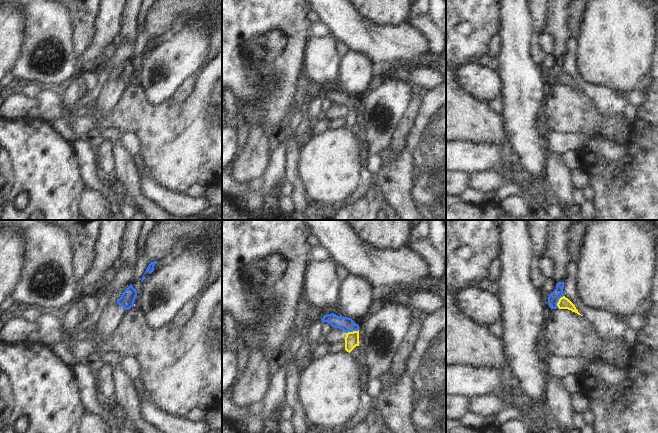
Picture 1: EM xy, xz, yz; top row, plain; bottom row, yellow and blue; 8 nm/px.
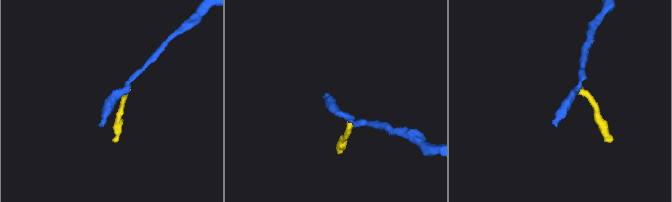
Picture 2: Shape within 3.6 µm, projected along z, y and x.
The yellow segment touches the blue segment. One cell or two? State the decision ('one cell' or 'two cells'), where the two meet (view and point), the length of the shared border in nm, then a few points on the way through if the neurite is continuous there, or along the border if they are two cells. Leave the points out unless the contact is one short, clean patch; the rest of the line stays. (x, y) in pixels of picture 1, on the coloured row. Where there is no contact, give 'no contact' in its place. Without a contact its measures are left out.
two cells; meets yellow in yz at (558, 301); contact 120 nm long; border along yz (563, 295), (559, 299), (557, 307)

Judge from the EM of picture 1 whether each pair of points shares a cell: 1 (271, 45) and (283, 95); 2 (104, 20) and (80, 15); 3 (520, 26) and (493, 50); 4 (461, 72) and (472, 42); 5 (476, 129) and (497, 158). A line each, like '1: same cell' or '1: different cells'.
1: same cell
2: different cells
3: different cells
4: different cells
5: different cells

